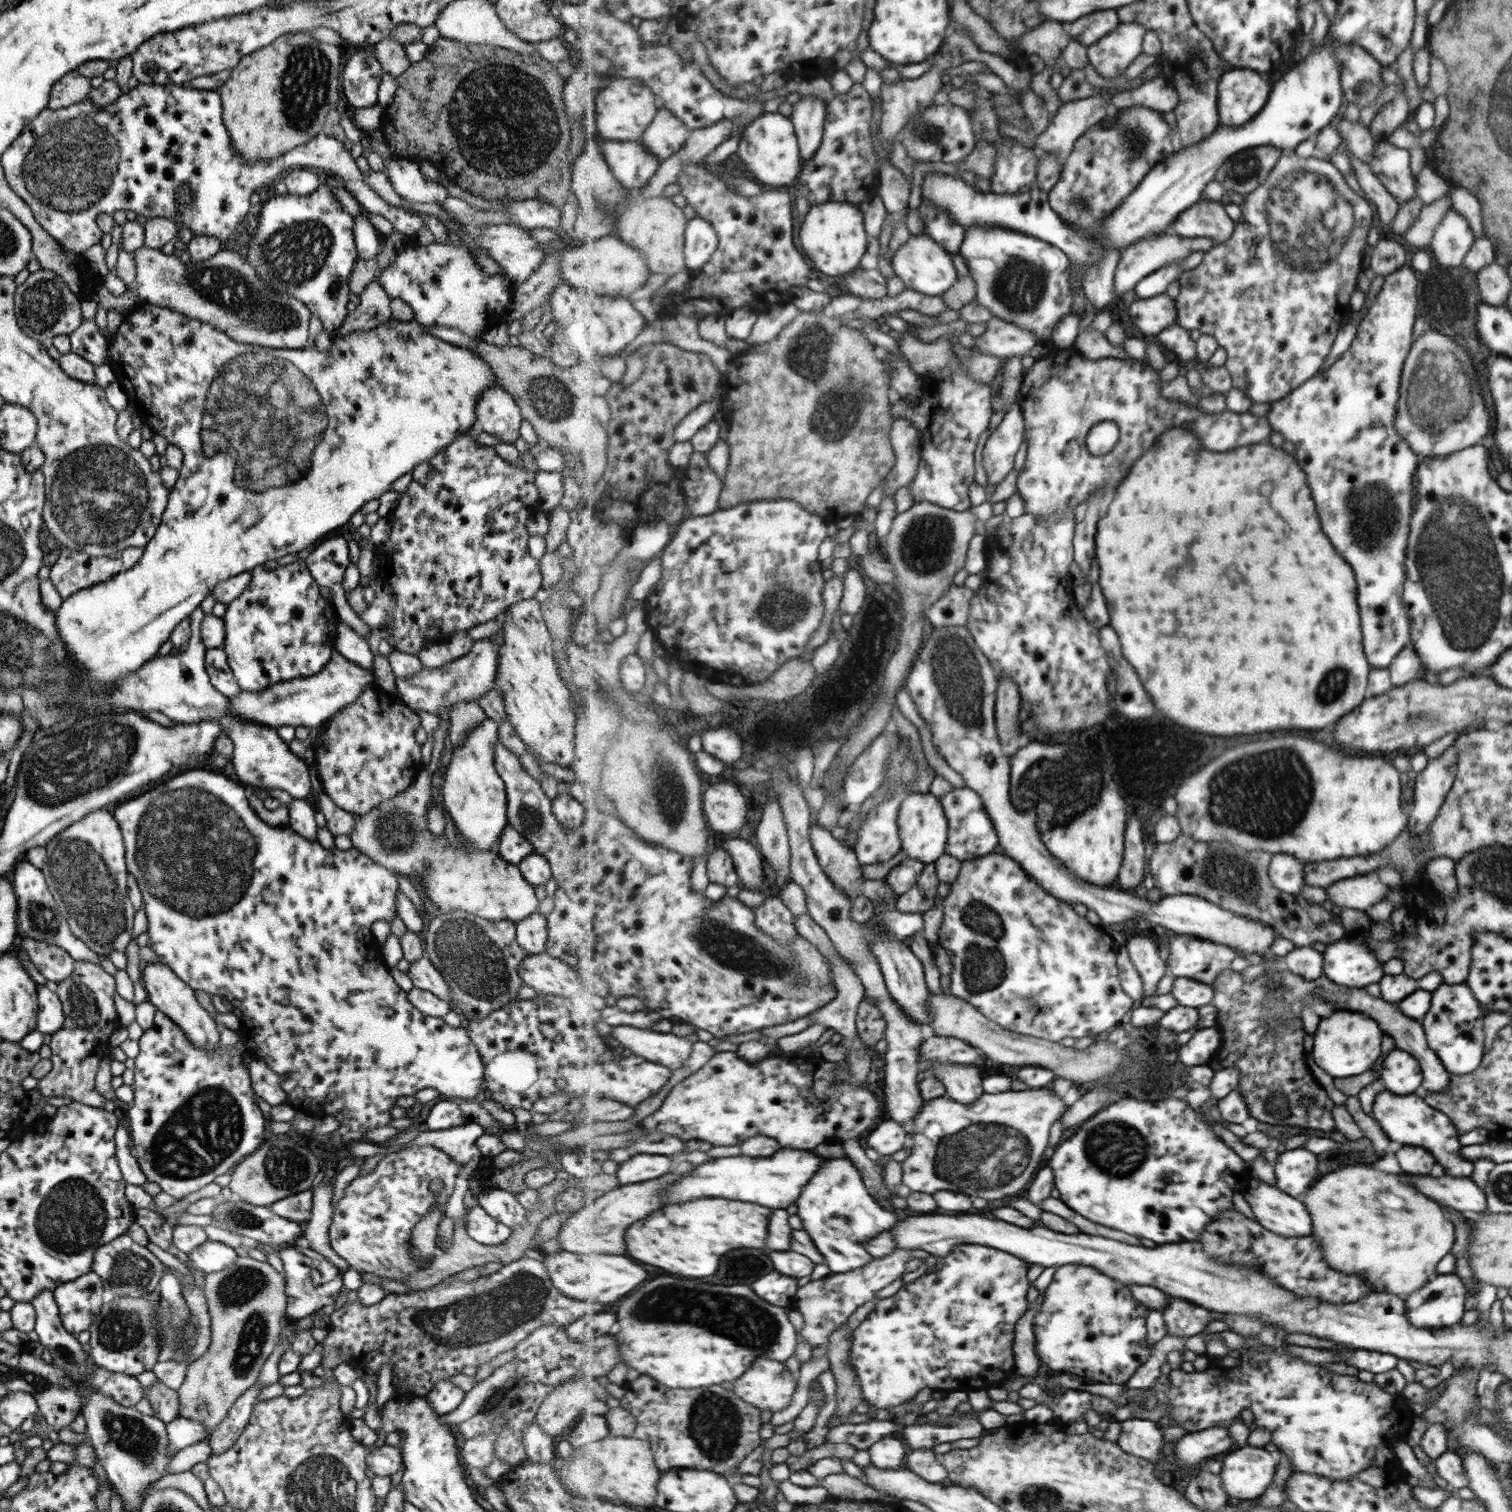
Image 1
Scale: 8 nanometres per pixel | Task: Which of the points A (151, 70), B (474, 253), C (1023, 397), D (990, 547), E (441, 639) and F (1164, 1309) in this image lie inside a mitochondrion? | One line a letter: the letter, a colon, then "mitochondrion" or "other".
A: other
B: other
C: other
D: other
E: other
F: other

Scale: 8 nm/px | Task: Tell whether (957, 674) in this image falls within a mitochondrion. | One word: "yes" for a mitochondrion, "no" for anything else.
yes

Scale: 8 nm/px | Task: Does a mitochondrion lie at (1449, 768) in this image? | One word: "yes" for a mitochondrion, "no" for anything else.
no

